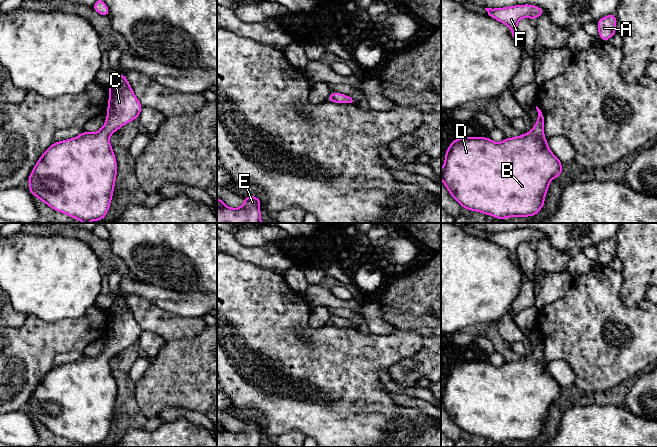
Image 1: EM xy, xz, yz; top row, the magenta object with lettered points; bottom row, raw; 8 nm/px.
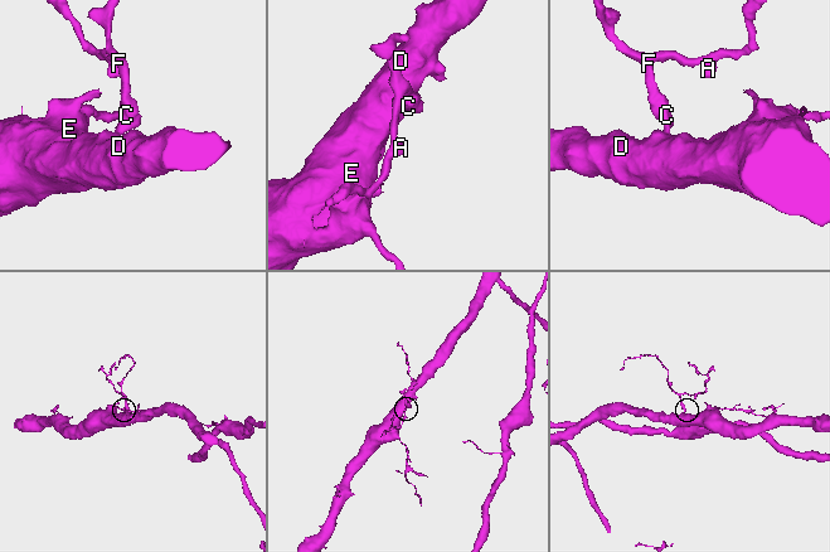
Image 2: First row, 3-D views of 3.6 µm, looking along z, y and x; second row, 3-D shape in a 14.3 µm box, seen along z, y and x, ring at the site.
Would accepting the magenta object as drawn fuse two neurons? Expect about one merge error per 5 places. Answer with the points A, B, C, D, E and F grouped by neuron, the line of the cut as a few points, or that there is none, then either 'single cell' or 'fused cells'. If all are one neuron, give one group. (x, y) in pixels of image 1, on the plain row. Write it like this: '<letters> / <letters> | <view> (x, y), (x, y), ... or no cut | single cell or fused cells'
A B C D E F | no cut | single cell

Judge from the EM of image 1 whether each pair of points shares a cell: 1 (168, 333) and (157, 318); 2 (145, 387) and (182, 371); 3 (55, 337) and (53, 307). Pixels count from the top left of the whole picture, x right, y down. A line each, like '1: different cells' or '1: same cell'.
1: same cell
2: same cell
3: different cells

